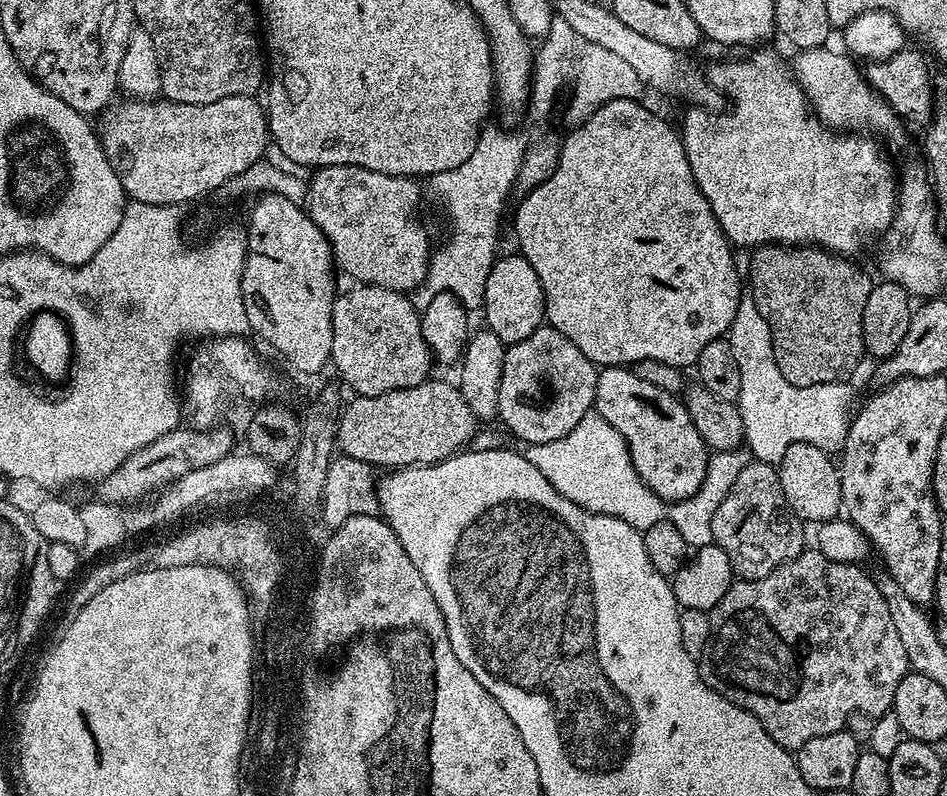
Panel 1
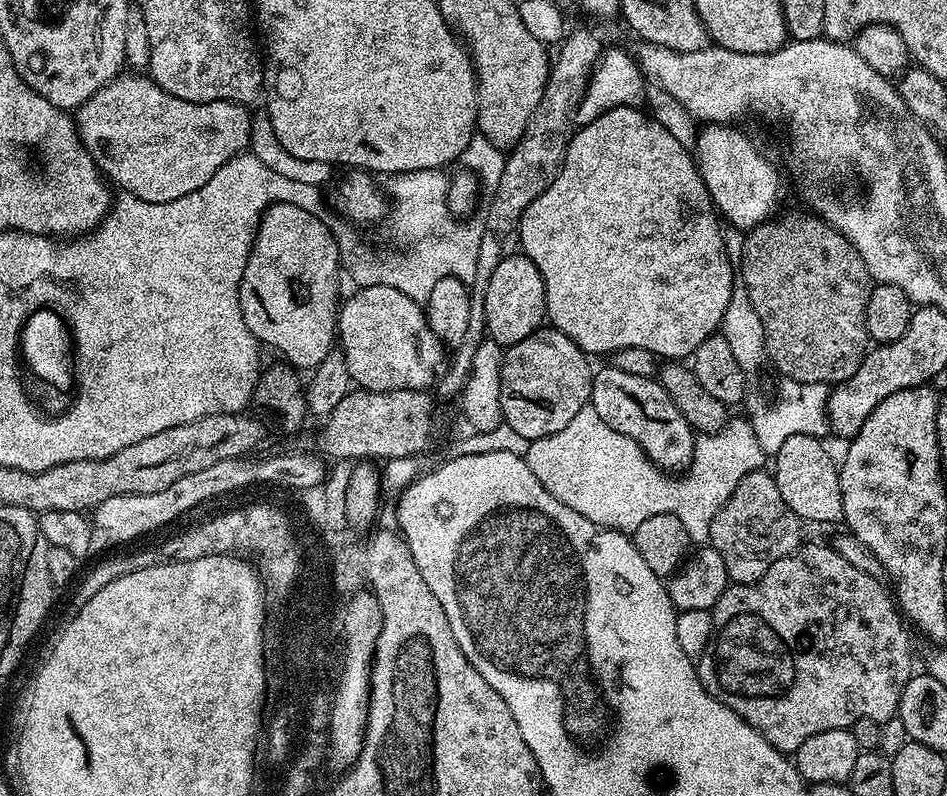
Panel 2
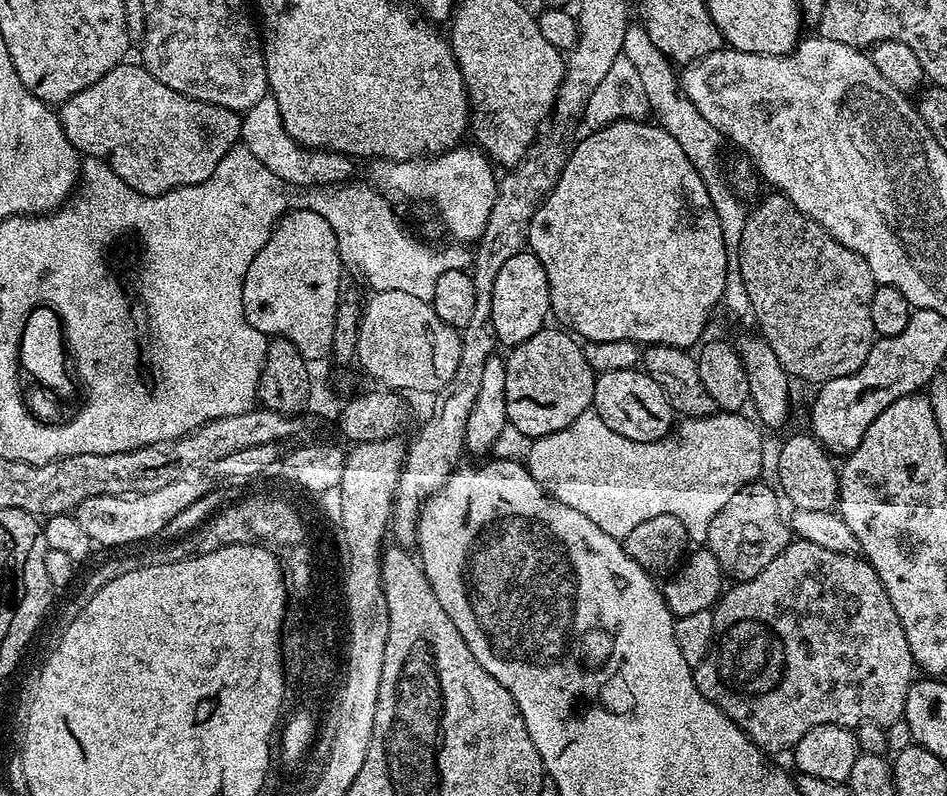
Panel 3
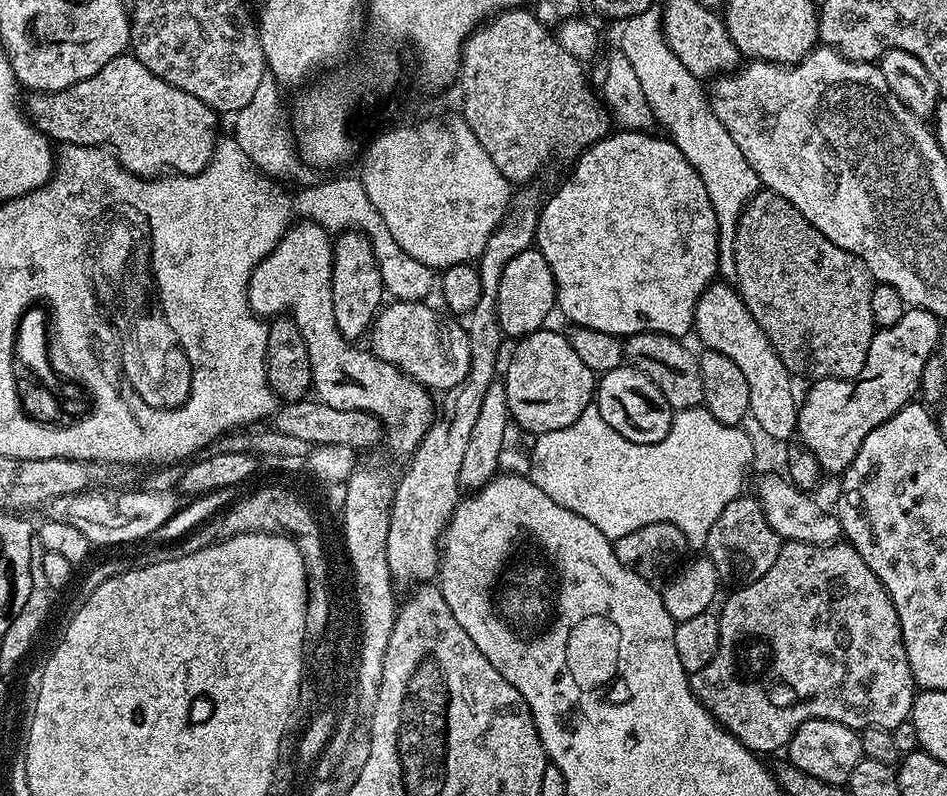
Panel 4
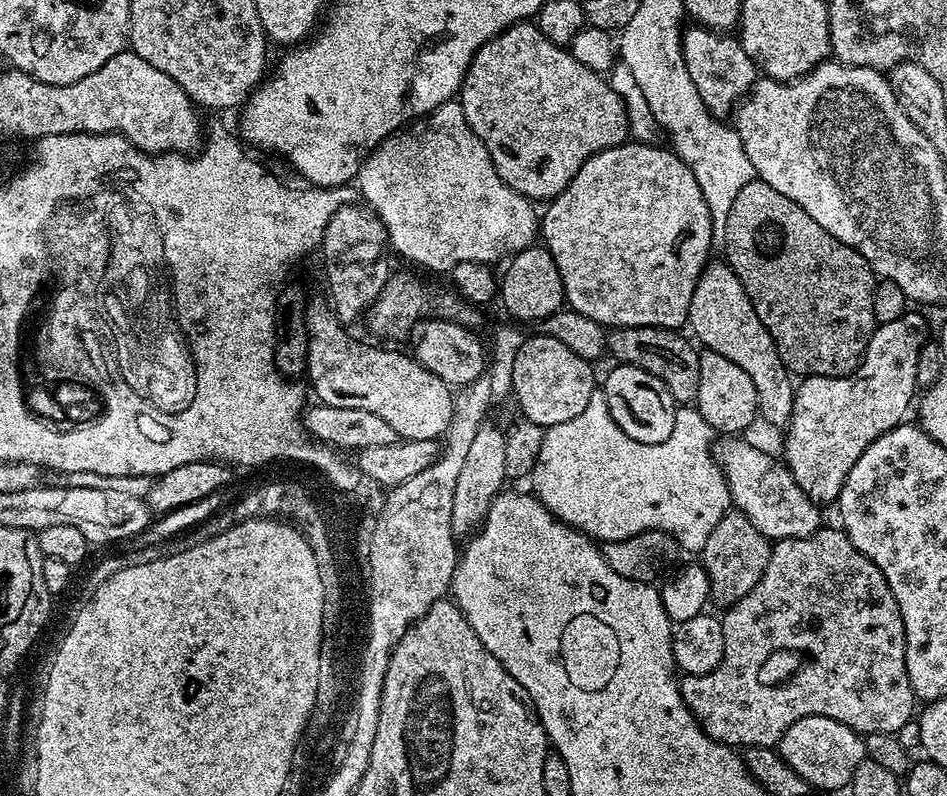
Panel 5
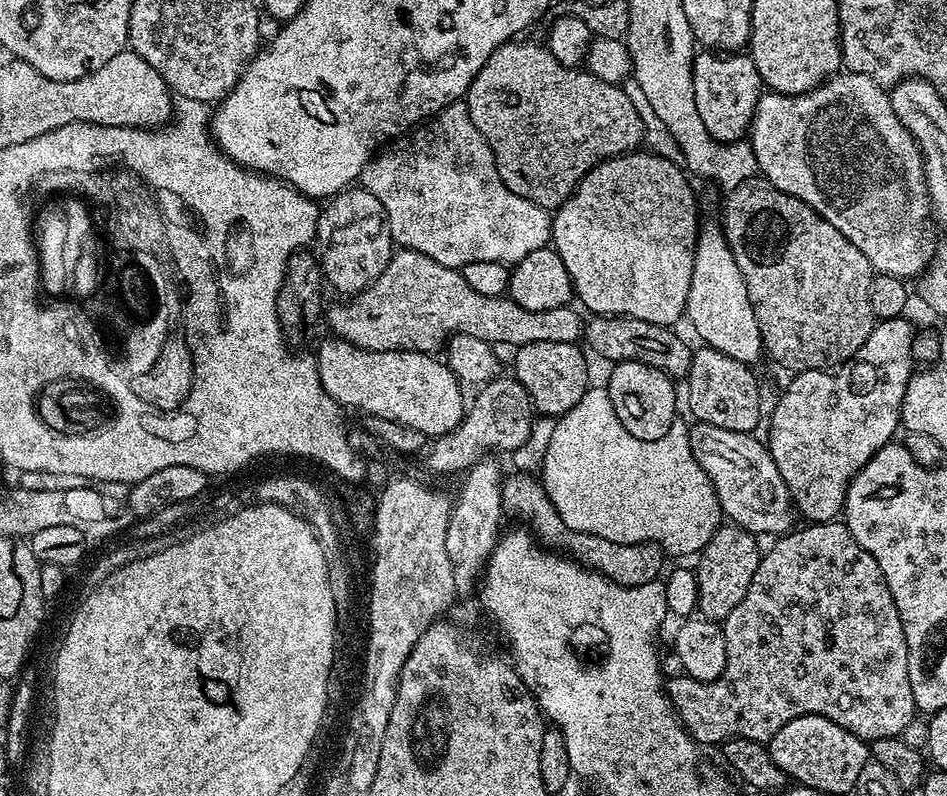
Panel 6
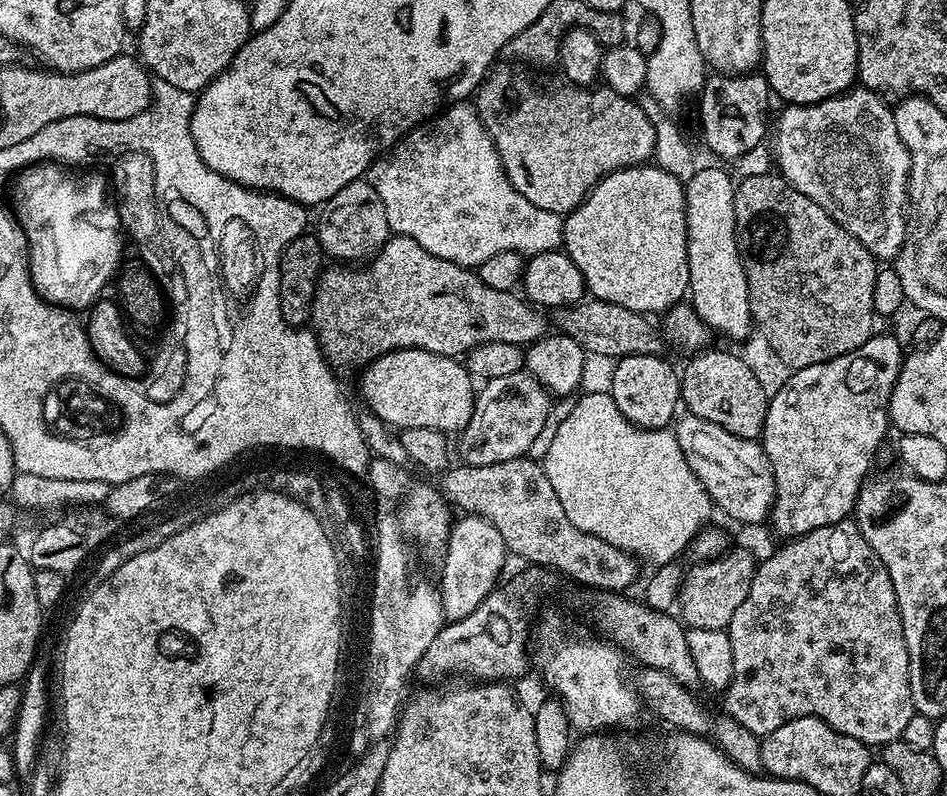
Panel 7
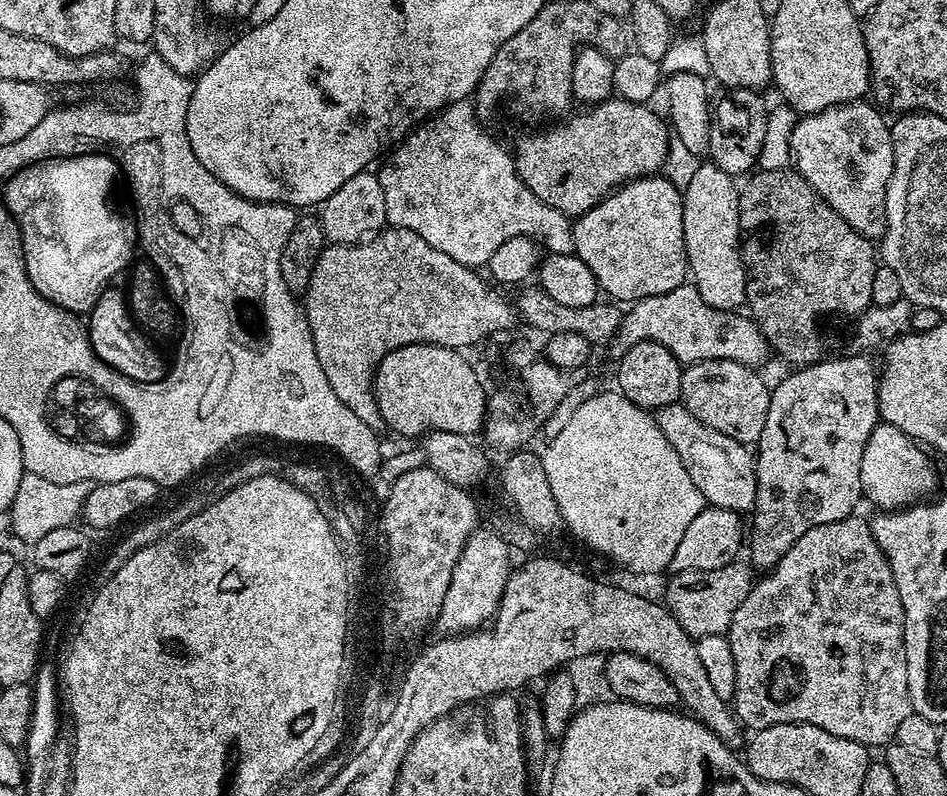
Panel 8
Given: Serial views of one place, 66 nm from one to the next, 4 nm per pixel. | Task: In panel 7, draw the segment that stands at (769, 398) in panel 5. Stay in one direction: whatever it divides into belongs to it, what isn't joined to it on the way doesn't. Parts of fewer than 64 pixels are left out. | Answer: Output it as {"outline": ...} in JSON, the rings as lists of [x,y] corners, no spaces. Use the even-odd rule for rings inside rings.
{"outline":[[[702,166],[684,185],[690,303],[711,331],[742,340],[754,325],[749,310],[749,282],[737,248],[735,179],[722,168]]]}

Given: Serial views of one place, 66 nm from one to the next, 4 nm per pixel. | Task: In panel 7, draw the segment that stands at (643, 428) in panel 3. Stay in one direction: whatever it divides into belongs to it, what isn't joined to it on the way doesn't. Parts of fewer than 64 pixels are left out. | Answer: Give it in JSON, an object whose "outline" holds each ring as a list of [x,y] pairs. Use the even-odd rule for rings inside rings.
{"outline":[[[638,354],[621,356],[615,361],[616,369],[612,372],[610,394],[618,410],[622,410],[624,417],[639,428],[668,428],[677,415],[676,404],[678,408],[681,403],[681,373],[677,369],[675,372],[671,362],[664,359],[663,355]]]}

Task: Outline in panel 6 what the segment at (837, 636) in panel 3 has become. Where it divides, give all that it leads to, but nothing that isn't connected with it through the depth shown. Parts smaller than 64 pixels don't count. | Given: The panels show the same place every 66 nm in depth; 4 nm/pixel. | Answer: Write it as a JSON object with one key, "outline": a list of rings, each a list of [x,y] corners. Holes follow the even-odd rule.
{"outline":[[[826,520],[823,524],[809,523],[808,528],[797,527],[791,532],[785,532],[772,544],[772,549],[765,551],[760,557],[758,570],[754,570],[754,578],[750,590],[746,590],[746,598],[730,610],[727,620],[722,627],[728,637],[728,657],[726,658],[726,670],[716,680],[702,682],[693,676],[677,675],[677,680],[667,681],[666,691],[668,700],[672,703],[672,709],[676,717],[688,731],[689,736],[701,746],[707,744],[723,745],[726,740],[746,738],[767,742],[790,722],[799,716],[825,716],[830,718],[838,726],[850,730],[859,740],[871,742],[899,736],[902,730],[906,730],[906,722],[917,719],[918,709],[914,702],[914,690],[910,690],[910,670],[908,669],[908,651],[906,650],[906,634],[902,626],[902,618],[898,614],[898,606],[894,606],[894,598],[890,594],[890,586],[886,586],[886,578],[878,566],[878,562],[850,534],[848,525],[836,520]]]}

